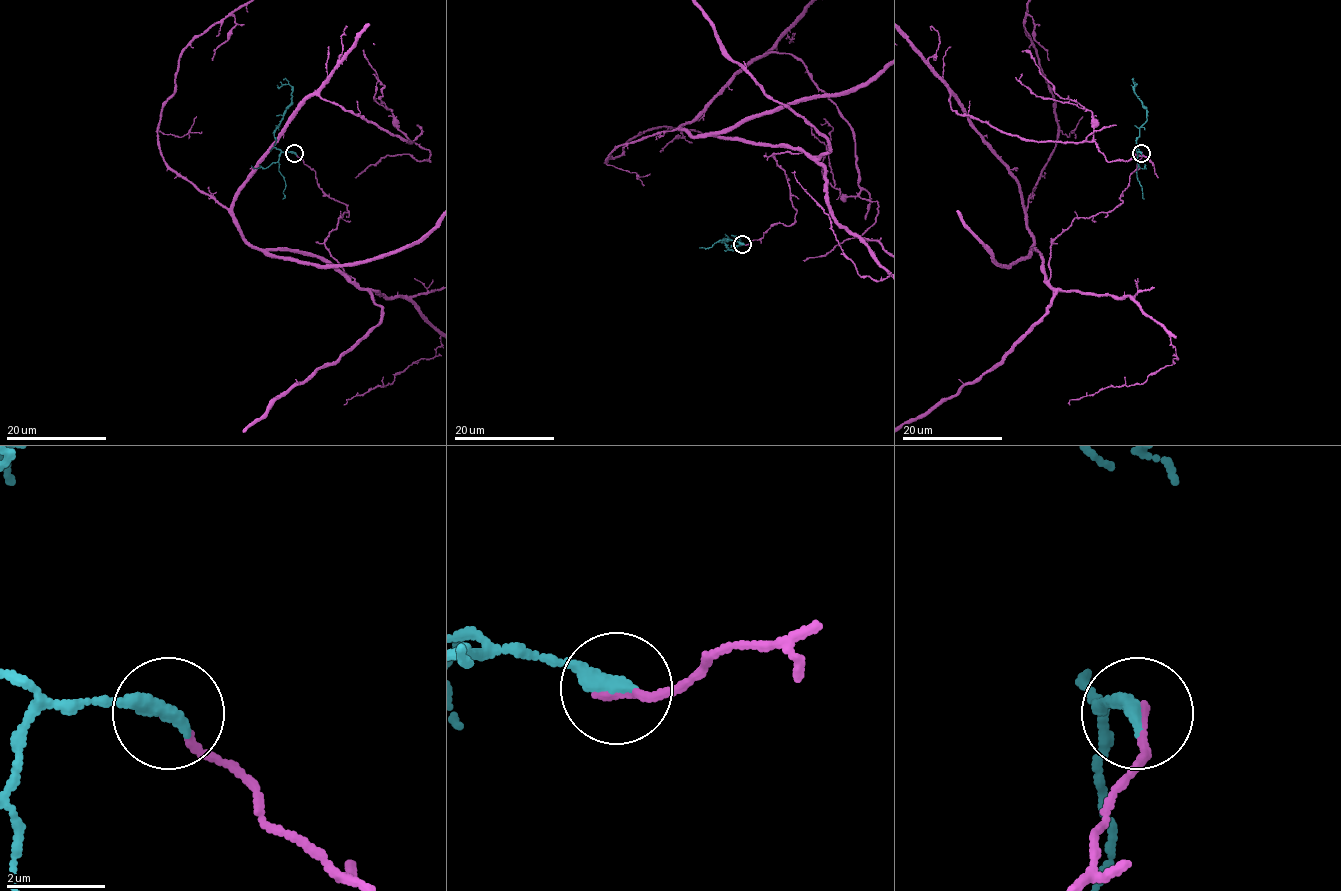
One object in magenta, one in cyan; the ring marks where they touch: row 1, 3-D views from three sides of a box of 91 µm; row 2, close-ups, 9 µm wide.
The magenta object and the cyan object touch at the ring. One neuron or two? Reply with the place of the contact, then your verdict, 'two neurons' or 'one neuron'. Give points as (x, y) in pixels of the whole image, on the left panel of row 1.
at (294, 153); one neuron

